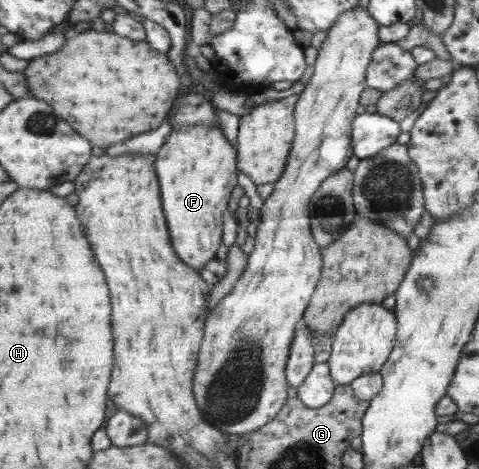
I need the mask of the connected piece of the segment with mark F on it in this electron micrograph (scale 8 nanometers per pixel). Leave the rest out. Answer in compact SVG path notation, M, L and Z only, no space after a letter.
M194 125L173 131L165 139L159 152L155 156L155 170L160 183L160 192L163 196L165 216L168 216L169 232L173 248L177 248L177 256L194 272L201 273L215 258L221 246L221 220L231 198L231 190L237 186L235 176L235 150L231 142L223 136L223 130L209 128L208 125Z

